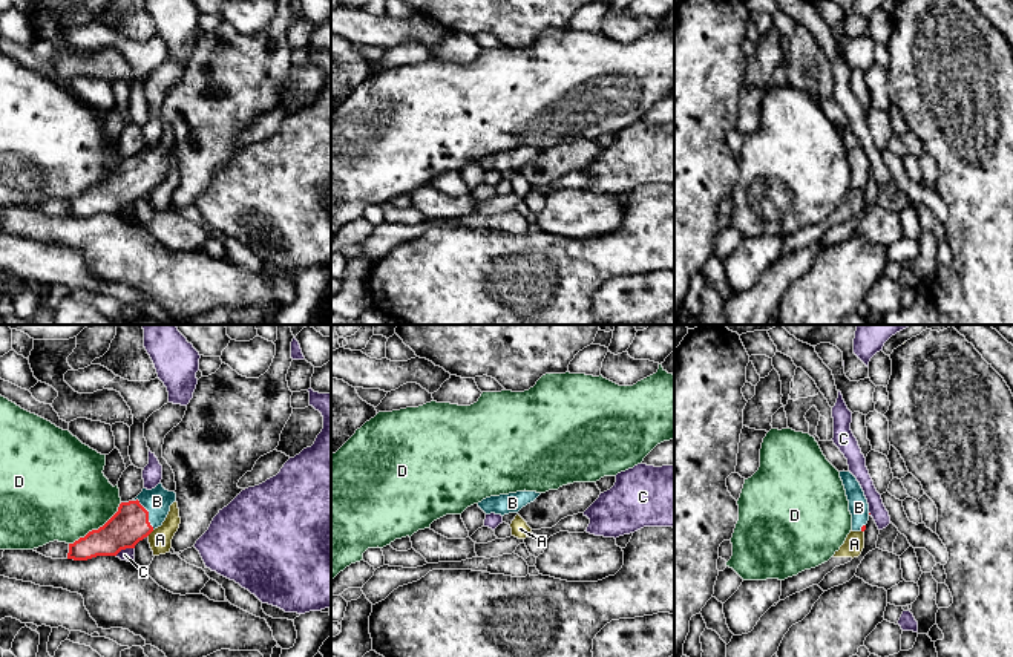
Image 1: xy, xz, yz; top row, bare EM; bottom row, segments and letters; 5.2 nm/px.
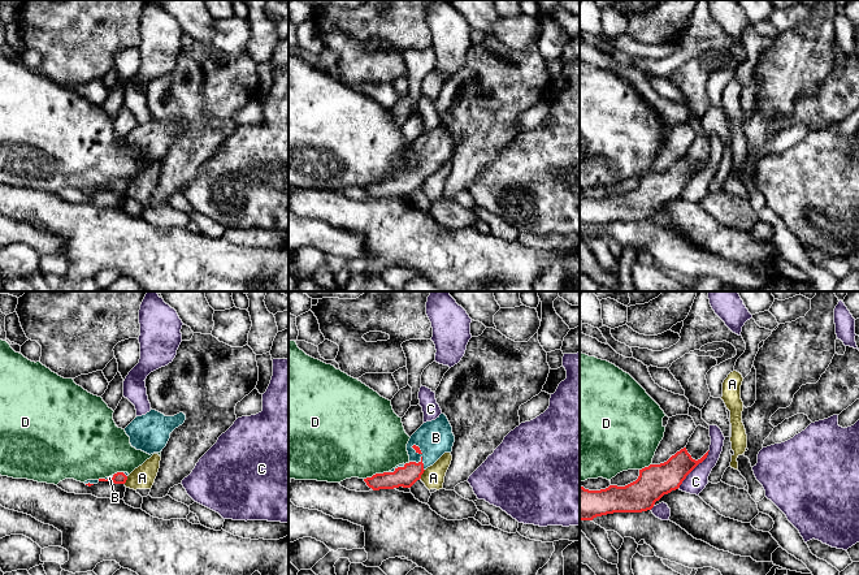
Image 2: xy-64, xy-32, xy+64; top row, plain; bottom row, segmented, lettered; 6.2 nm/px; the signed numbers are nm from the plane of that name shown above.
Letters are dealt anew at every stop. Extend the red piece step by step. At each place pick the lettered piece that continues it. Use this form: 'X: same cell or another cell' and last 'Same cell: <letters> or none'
A: another cell
B: same cell
C: another cell
D: another cell
Same cell: B

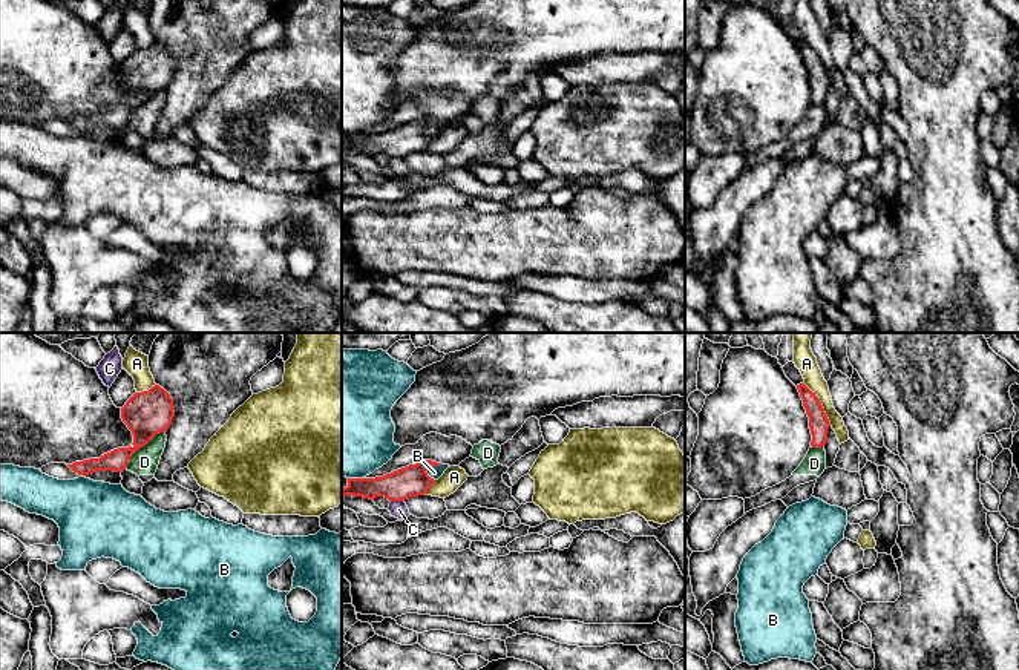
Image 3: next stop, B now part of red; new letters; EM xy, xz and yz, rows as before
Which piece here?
A: another cell
B: another cell
C: another cell
D: another cell
Same cell: none

